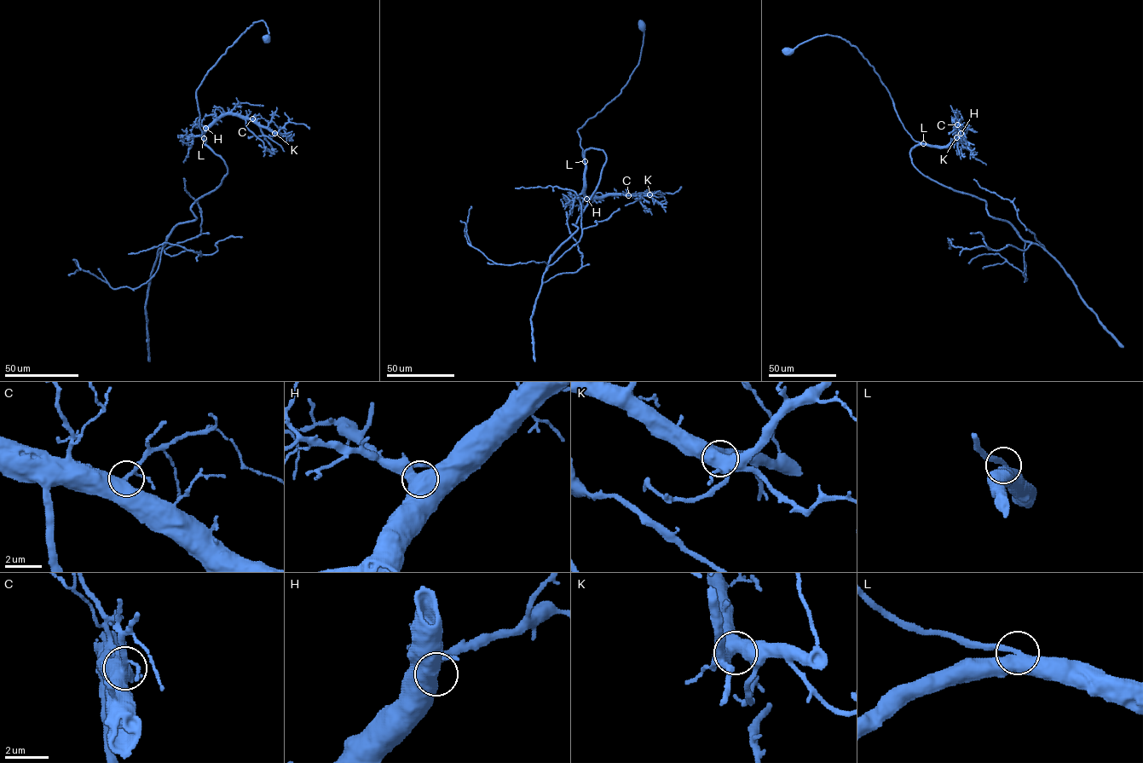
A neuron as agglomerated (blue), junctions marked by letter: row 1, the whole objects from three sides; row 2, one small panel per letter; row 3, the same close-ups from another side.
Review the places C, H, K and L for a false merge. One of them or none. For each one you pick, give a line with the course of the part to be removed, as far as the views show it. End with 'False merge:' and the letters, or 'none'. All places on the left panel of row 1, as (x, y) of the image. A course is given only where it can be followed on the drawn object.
False merge: none

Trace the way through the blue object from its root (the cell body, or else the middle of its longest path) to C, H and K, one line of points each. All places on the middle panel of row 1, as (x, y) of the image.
C: (642, 25), (644, 31), (640, 60), (627, 83), (577, 130), (585, 165), (585, 194), (591, 198), (628, 195)
H: (642, 25), (644, 31), (640, 60), (627, 83), (577, 130), (585, 165), (586, 199)
K: (642, 25), (644, 31), (640, 60), (627, 83), (577, 131), (585, 165), (586, 196), (649, 194)

